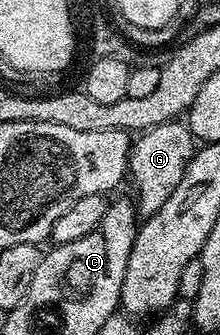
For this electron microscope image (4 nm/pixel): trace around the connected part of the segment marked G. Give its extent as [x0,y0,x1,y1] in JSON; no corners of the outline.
[129,120,197,216]

